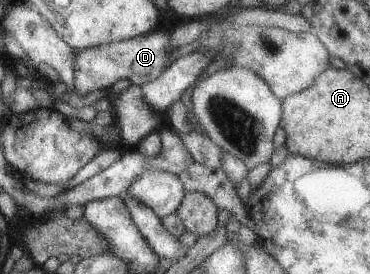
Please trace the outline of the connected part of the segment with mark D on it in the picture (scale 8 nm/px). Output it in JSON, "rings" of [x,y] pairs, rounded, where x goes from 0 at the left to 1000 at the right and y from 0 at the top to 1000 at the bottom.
{"rings":[[[408,113],[351,146],[284,157],[241,179],[203,182],[203,303],[197,328],[230,350],[268,325],[297,328],[300,314],[327,288],[349,288],[365,310],[386,310],[435,281],[457,252],[459,204],[476,179],[462,168],[462,120]]]}

